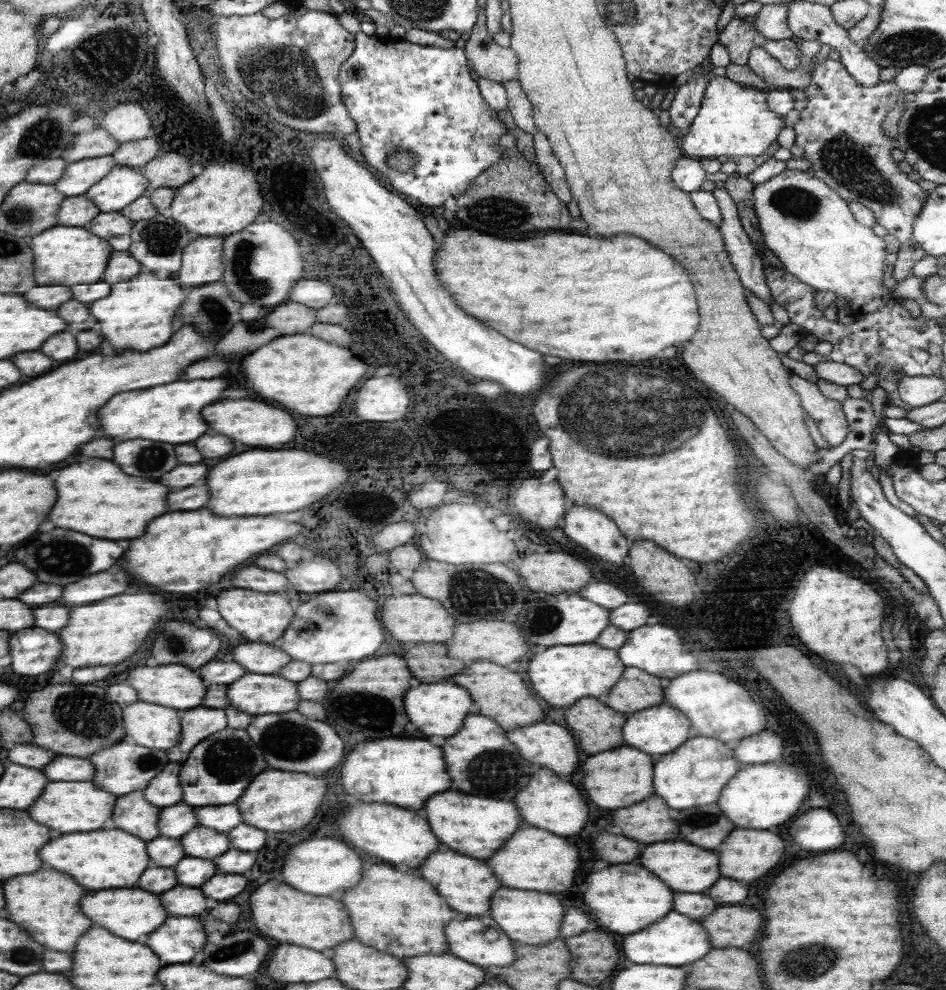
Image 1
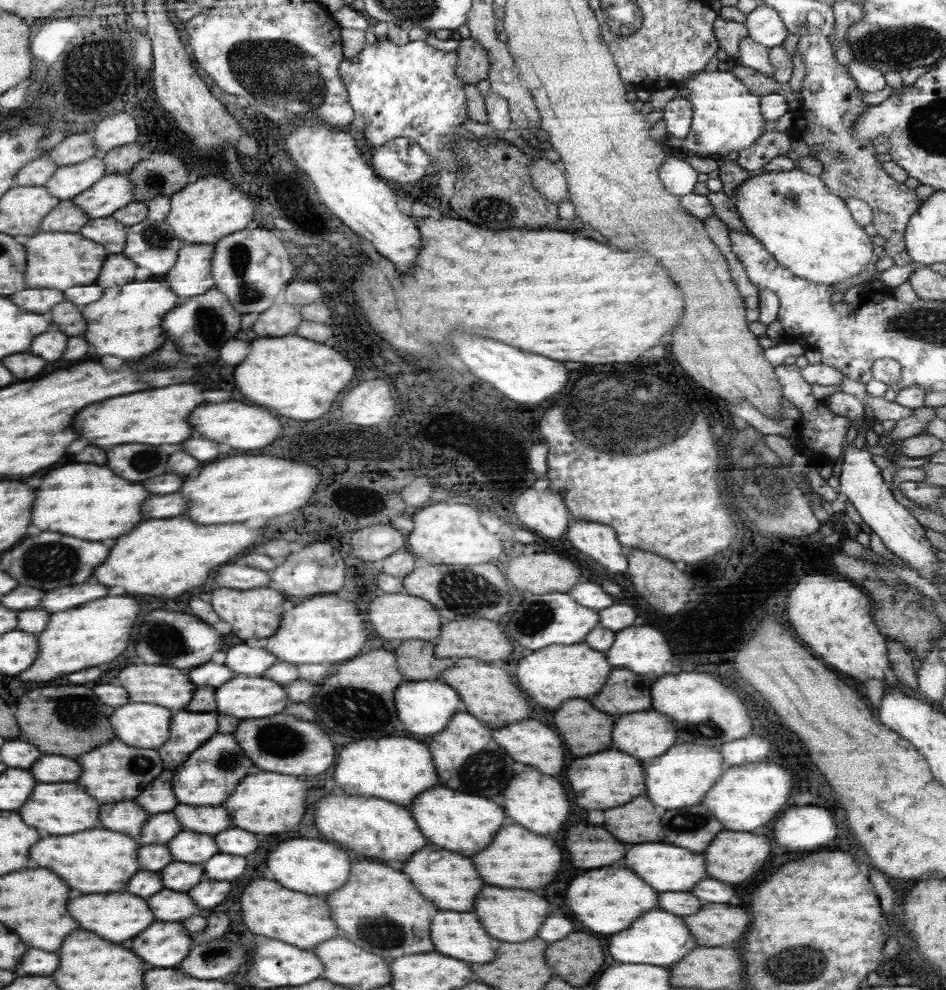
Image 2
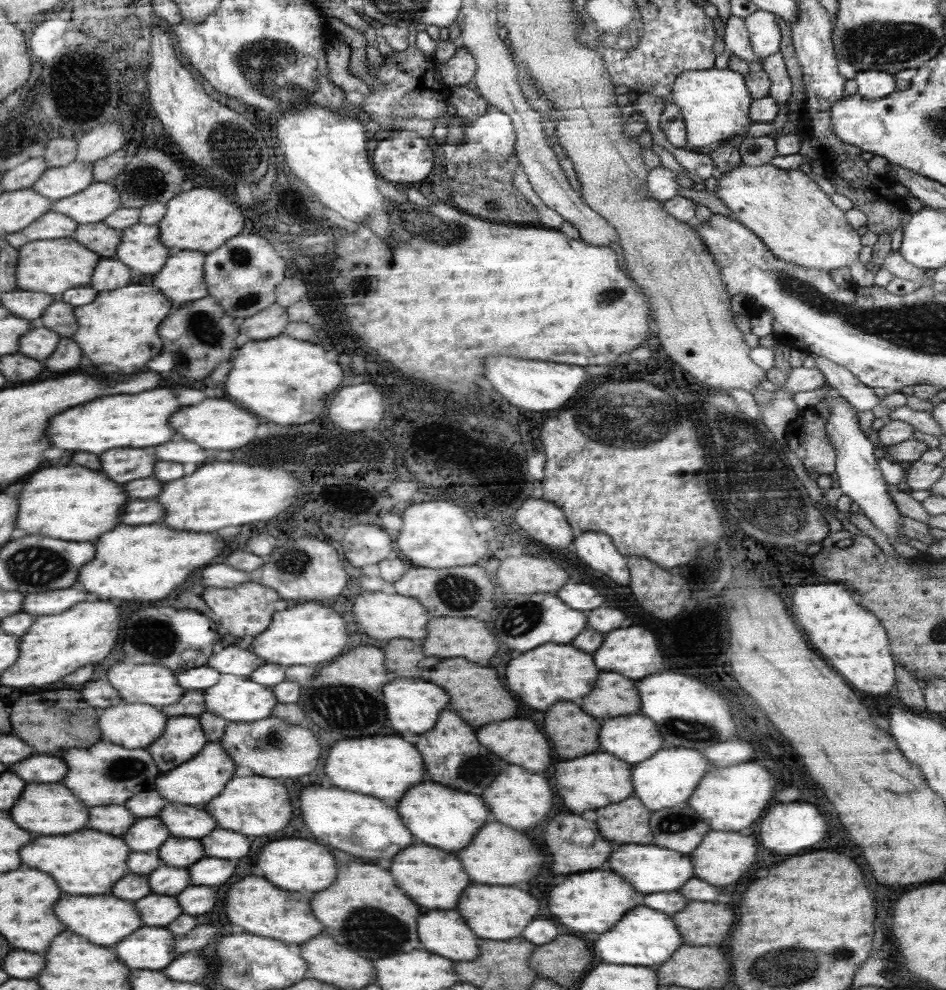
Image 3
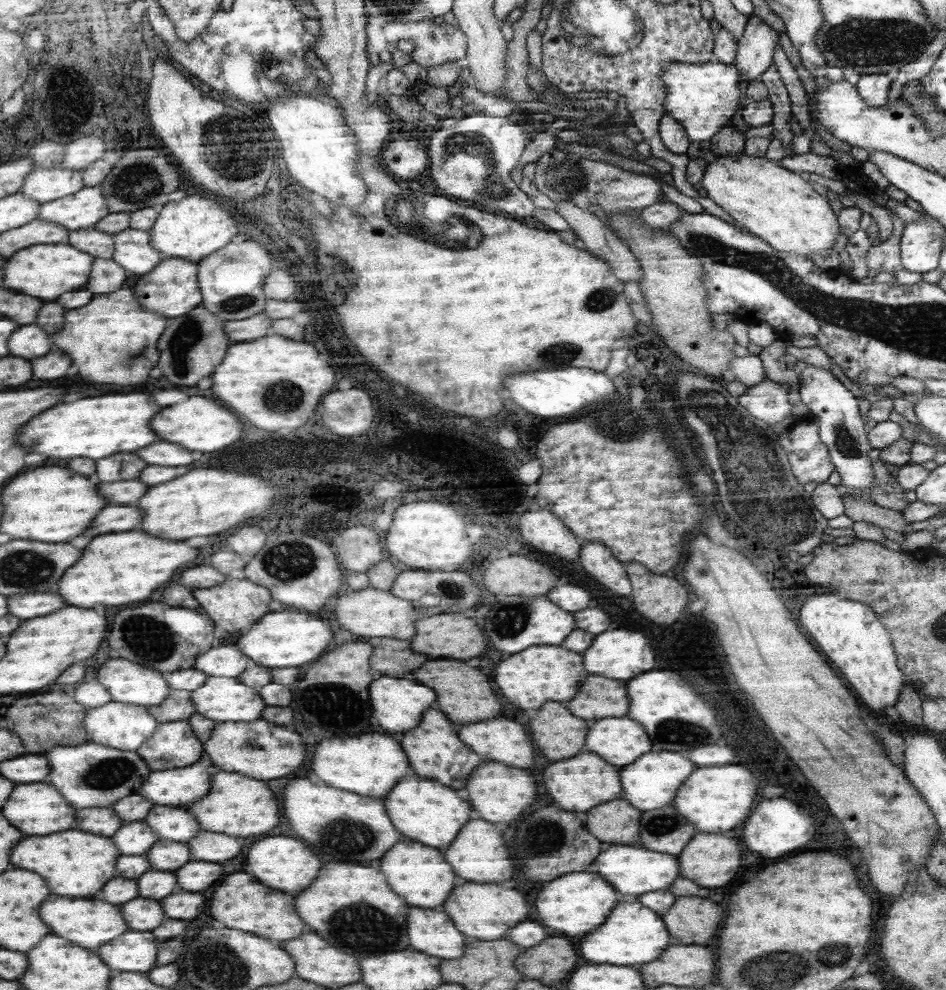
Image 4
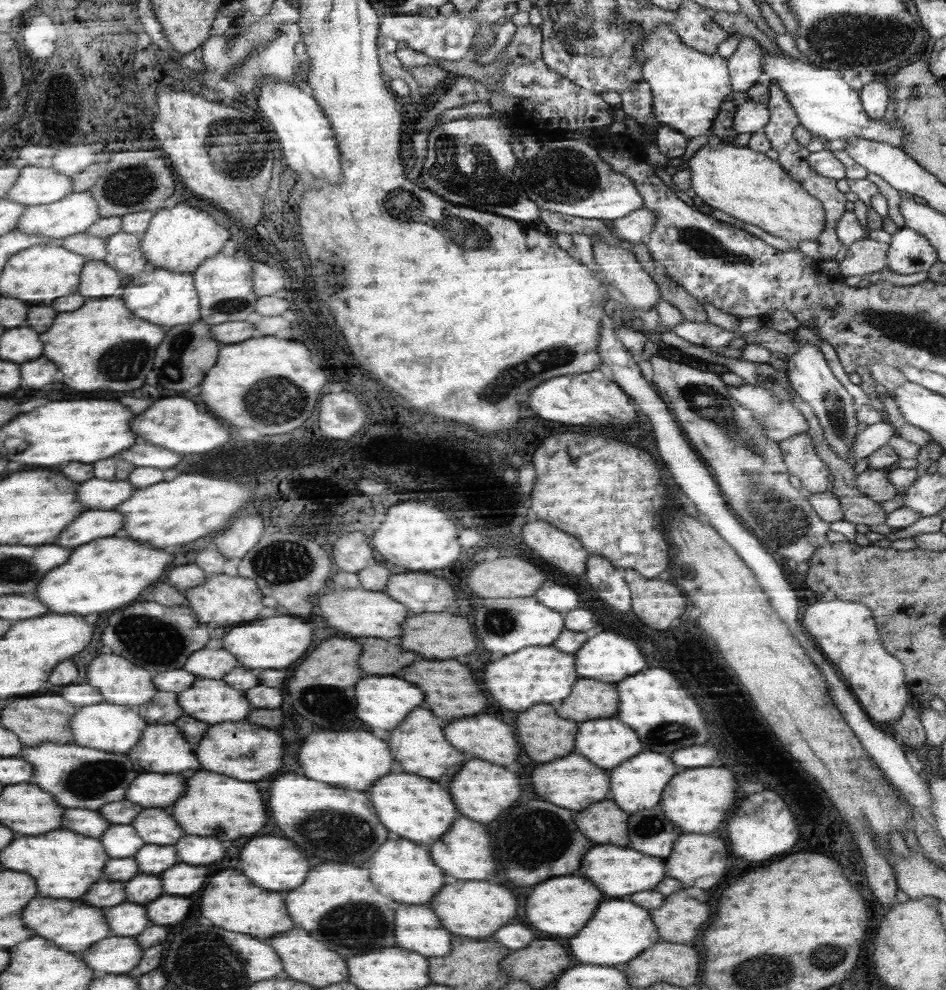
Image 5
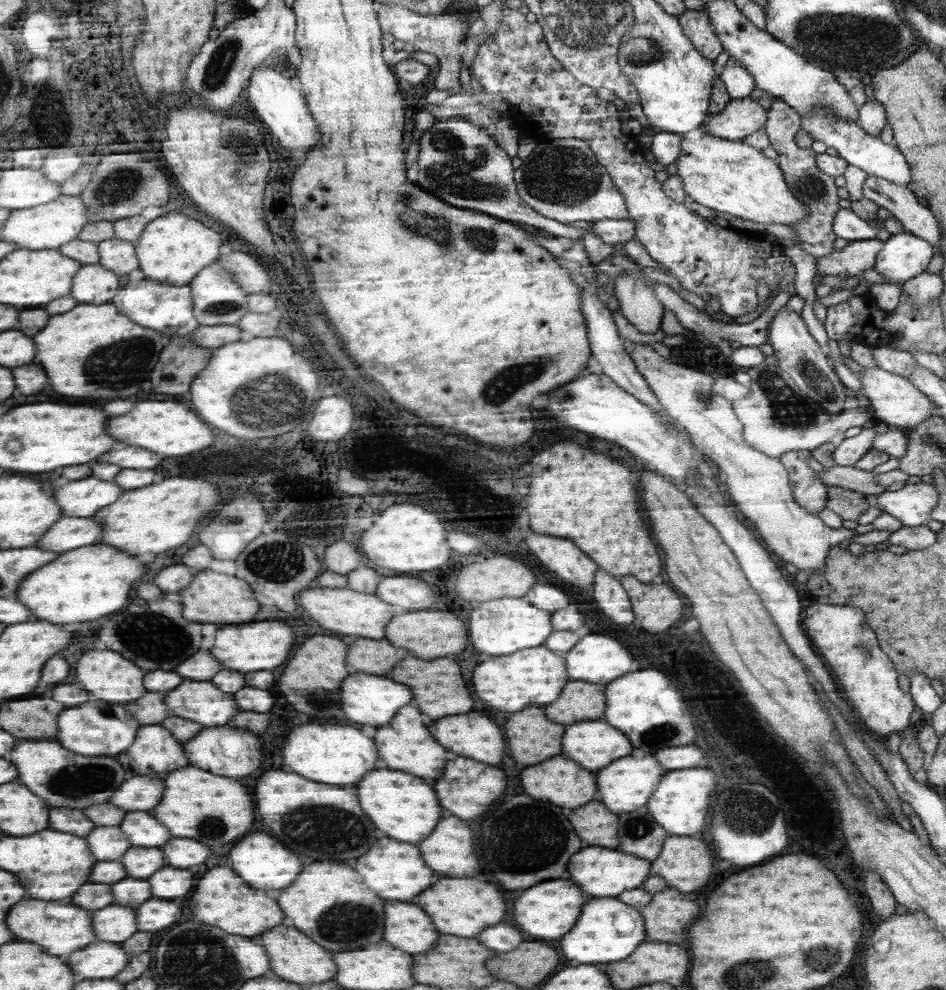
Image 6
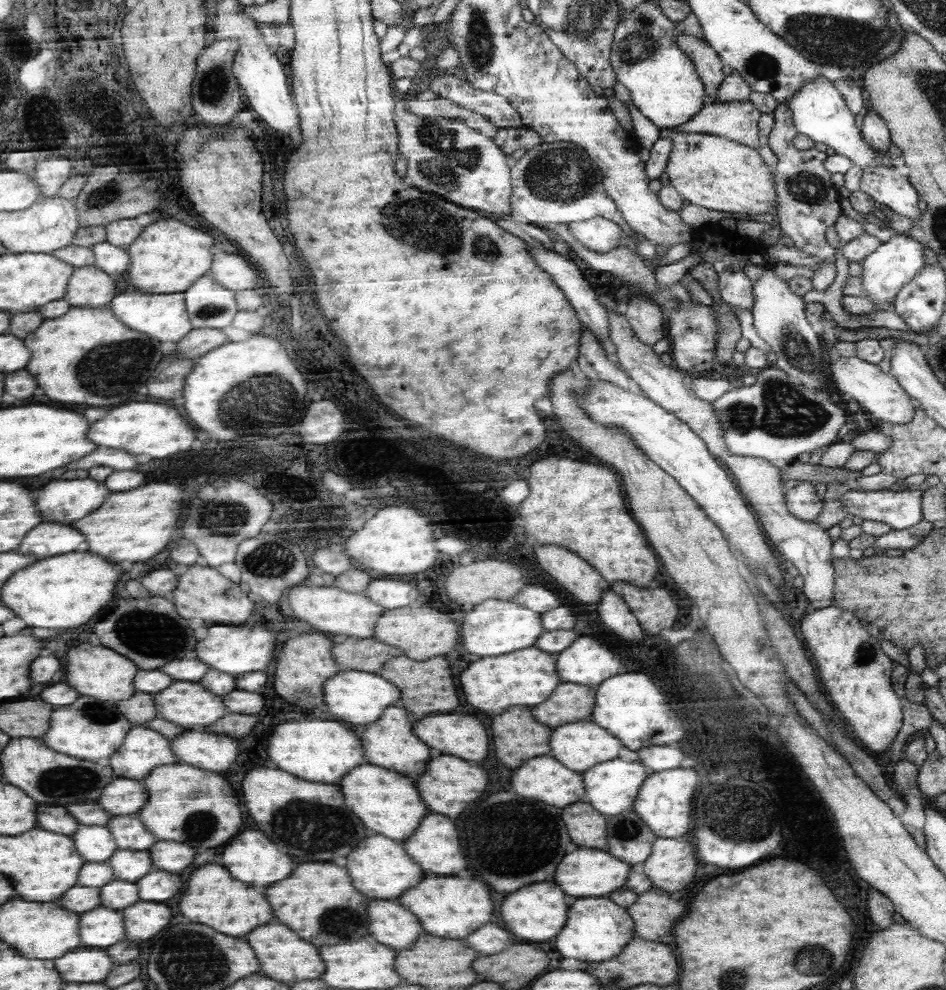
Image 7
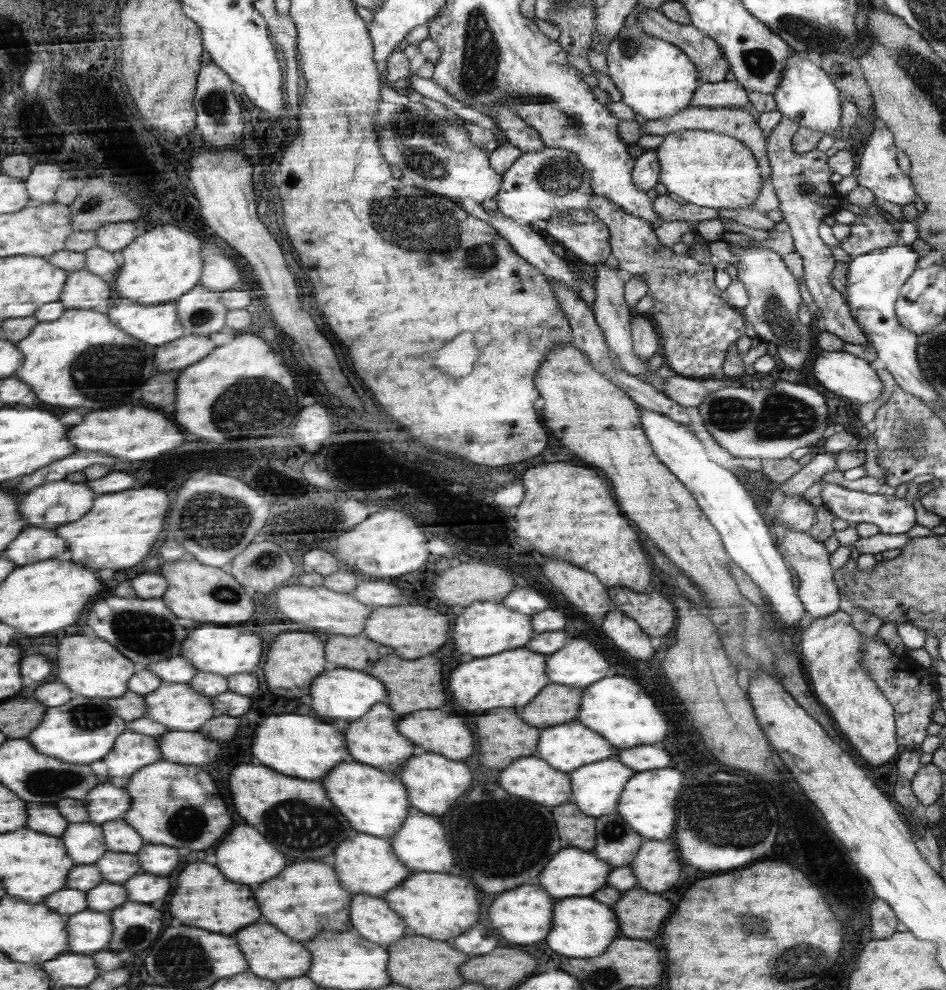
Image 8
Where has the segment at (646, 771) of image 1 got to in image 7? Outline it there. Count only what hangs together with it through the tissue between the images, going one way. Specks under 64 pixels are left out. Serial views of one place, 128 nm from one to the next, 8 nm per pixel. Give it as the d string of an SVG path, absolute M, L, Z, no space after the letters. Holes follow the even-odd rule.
M540 756L520 766L512 774L510 784L516 788L516 792L520 792L520 796L538 798L544 804L562 808L586 796L584 790L587 790L587 786L582 784L580 774L550 756Z

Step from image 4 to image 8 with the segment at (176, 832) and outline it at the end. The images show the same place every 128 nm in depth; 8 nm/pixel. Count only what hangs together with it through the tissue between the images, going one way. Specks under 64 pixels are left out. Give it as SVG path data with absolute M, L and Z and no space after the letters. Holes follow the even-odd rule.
M123 818L103 822L101 828L108 851L137 854L146 844L146 840L142 838L141 834L138 834L138 830L124 821Z

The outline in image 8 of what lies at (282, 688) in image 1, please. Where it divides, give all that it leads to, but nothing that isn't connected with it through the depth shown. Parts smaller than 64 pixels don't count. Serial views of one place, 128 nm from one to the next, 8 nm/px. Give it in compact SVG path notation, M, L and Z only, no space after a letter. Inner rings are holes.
M162 684L156 692L146 694L144 702L146 702L146 717L158 724L164 724L168 731L196 732L206 720L214 716L210 698L194 692L188 684Z

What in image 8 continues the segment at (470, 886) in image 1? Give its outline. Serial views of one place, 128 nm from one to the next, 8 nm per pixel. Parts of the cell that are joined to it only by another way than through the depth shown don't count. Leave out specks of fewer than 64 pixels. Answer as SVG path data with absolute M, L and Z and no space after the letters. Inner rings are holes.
M356 834L344 840L332 864L336 864L336 872L340 872L340 880L344 880L344 888L348 888L353 894L365 894L381 899L388 890L398 886L410 874L410 870L394 856L390 848L390 840L384 840L384 837L366 836L366 834Z

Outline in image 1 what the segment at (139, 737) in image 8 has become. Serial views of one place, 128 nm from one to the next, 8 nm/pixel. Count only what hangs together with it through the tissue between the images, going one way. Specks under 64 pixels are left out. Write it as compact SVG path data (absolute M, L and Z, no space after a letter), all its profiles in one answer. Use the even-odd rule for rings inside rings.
M192 708L181 714L183 736L179 746L167 750L171 762L183 763L190 758L190 753L198 743L202 743L215 732L223 731L229 726L224 710L218 708Z

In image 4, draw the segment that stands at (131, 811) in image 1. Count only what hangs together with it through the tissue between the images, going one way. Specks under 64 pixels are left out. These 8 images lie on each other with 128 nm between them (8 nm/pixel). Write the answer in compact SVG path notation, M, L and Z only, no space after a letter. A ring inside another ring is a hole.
M86 808L77 812L80 814L80 829L84 832L94 832L98 836L113 837L123 826L124 820L111 808Z

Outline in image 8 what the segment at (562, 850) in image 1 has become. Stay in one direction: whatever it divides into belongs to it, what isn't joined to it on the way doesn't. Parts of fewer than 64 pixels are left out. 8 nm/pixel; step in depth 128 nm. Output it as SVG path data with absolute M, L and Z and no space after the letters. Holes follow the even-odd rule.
M414 810L408 816L408 822L404 824L403 830L400 836L390 837L390 840L392 844L396 844L396 852L400 852L400 860L404 860L408 868L418 872L442 872L442 874L450 872L450 868L454 866L450 842L442 824L434 816Z

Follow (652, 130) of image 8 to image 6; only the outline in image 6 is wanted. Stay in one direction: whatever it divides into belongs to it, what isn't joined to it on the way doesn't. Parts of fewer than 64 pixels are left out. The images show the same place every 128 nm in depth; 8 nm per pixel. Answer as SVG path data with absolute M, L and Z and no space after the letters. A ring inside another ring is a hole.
M747 98L732 99L726 108L716 115L710 114L704 129L712 136L741 141L765 126L767 109L759 102Z

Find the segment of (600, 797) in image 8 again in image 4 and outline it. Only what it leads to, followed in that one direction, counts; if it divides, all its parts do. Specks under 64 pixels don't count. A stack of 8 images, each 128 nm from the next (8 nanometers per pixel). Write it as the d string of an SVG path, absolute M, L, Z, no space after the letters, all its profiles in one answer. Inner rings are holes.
M647 752L640 759L636 759L634 763L624 766L624 800L632 800L641 811L654 810L654 808L666 807L670 805L674 796L679 794L679 788L690 777L692 772L696 770L696 766L680 752Z

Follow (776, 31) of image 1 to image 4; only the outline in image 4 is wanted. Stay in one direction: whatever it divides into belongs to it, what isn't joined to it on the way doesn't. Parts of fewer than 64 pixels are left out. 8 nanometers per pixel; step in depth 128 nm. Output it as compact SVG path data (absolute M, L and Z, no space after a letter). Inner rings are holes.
M756 16L750 17L746 29L741 38L737 41L738 52L734 66L739 69L739 75L744 75L748 82L759 80L765 70L768 70L773 63L774 47L779 42L779 33Z

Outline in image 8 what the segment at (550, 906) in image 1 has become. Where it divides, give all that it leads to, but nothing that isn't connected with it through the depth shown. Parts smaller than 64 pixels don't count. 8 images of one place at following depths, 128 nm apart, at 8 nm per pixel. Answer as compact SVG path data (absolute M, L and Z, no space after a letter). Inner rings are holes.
M414 872L408 876L408 884L400 884L396 892L383 898L396 908L396 912L408 920L408 930L432 940L450 940L466 932L480 918L478 888L462 876L436 874L436 872Z

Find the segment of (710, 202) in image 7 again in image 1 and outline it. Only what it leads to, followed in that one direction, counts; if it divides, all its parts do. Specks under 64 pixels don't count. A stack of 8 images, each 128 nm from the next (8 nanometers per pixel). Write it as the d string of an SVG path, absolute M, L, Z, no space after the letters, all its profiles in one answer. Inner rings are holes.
M786 169L778 176L754 185L752 196L752 208L758 218L758 228L766 248L774 252L774 256L778 257L792 276L804 284L812 285L817 291L831 290L837 298L845 297L850 301L849 308L855 314L872 313L892 302L890 292L882 286L886 258L882 238L855 219L850 204L831 185L808 171Z

